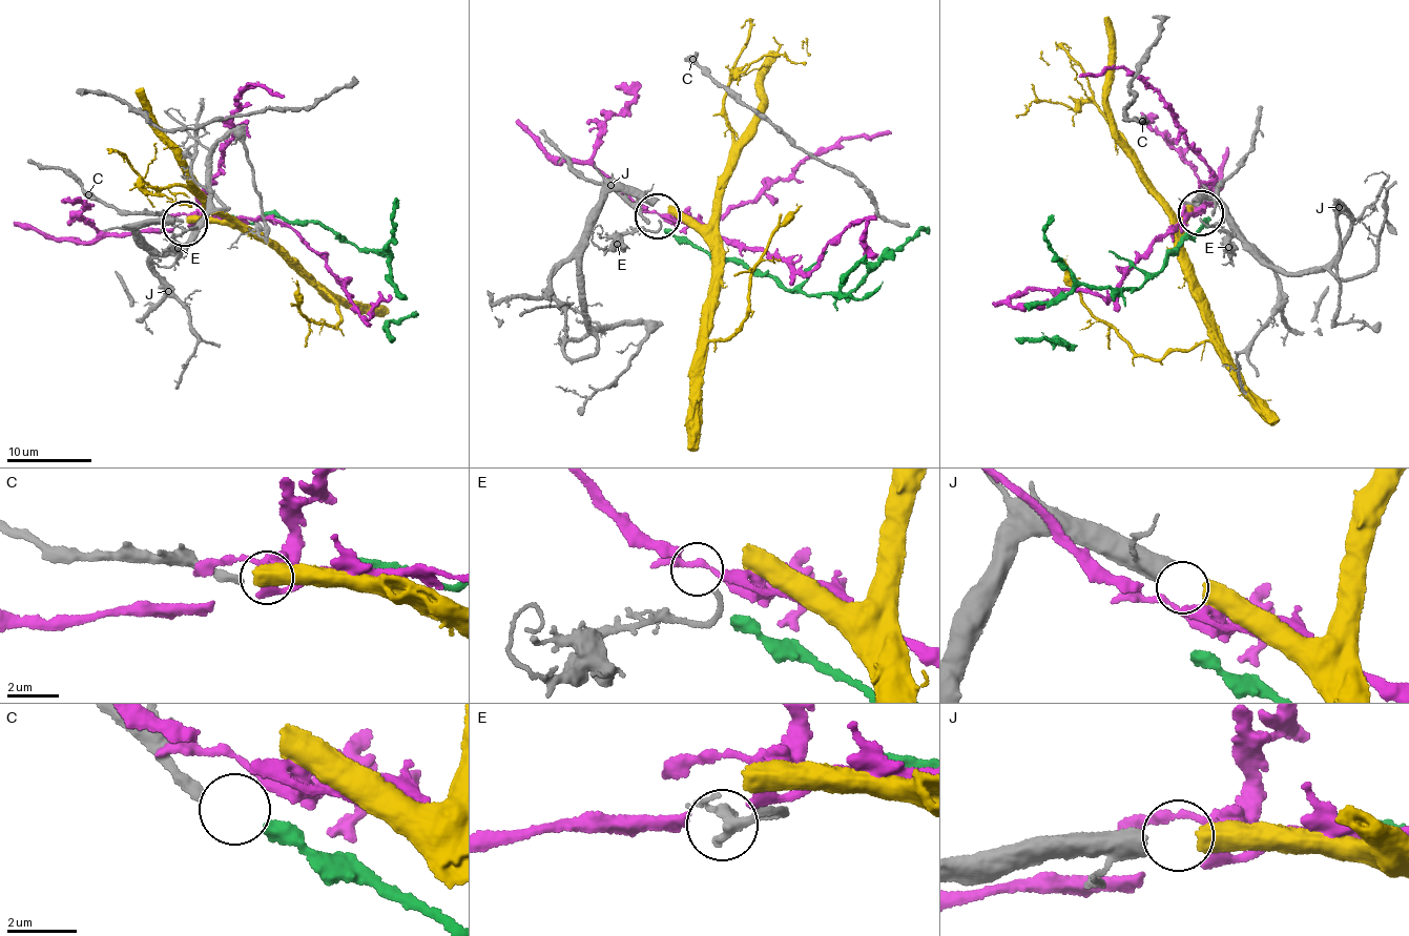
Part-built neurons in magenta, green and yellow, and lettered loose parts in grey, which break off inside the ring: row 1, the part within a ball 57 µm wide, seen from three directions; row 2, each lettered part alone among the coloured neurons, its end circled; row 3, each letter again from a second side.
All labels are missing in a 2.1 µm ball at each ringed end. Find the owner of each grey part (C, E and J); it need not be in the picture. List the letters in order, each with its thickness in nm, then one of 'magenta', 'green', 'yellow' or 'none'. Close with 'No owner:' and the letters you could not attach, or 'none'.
C: 320 nm thick; green
E: 190 nm thick; none
J: 600 nm thick; yellow
No owner: E

